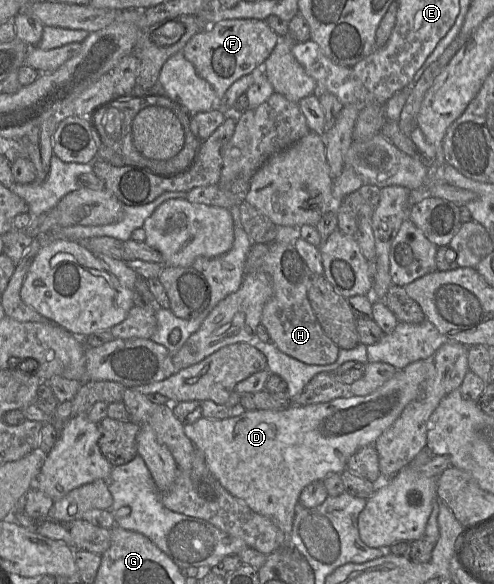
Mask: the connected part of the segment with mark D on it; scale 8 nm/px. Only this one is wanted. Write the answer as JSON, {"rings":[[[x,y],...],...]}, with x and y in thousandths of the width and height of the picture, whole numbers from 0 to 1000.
{"rings":[[[874,613],[846,616],[822,627],[763,668],[741,678],[711,678],[682,682],[666,688],[640,690],[619,695],[591,695],[571,704],[555,702],[498,702],[492,709],[478,714],[464,714],[451,719],[423,717],[407,714],[389,726],[372,726],[370,736],[374,745],[389,755],[401,772],[411,776],[417,795],[429,813],[464,841],[472,849],[492,856],[514,877],[547,887],[567,908],[577,914],[579,933],[585,932],[587,911],[591,906],[597,868],[605,861],[605,851],[611,839],[636,824],[652,824],[664,812],[690,812],[702,803],[704,786],[727,769],[757,762],[761,752],[808,716],[816,702],[836,688],[850,675],[856,656],[874,635]]]}

